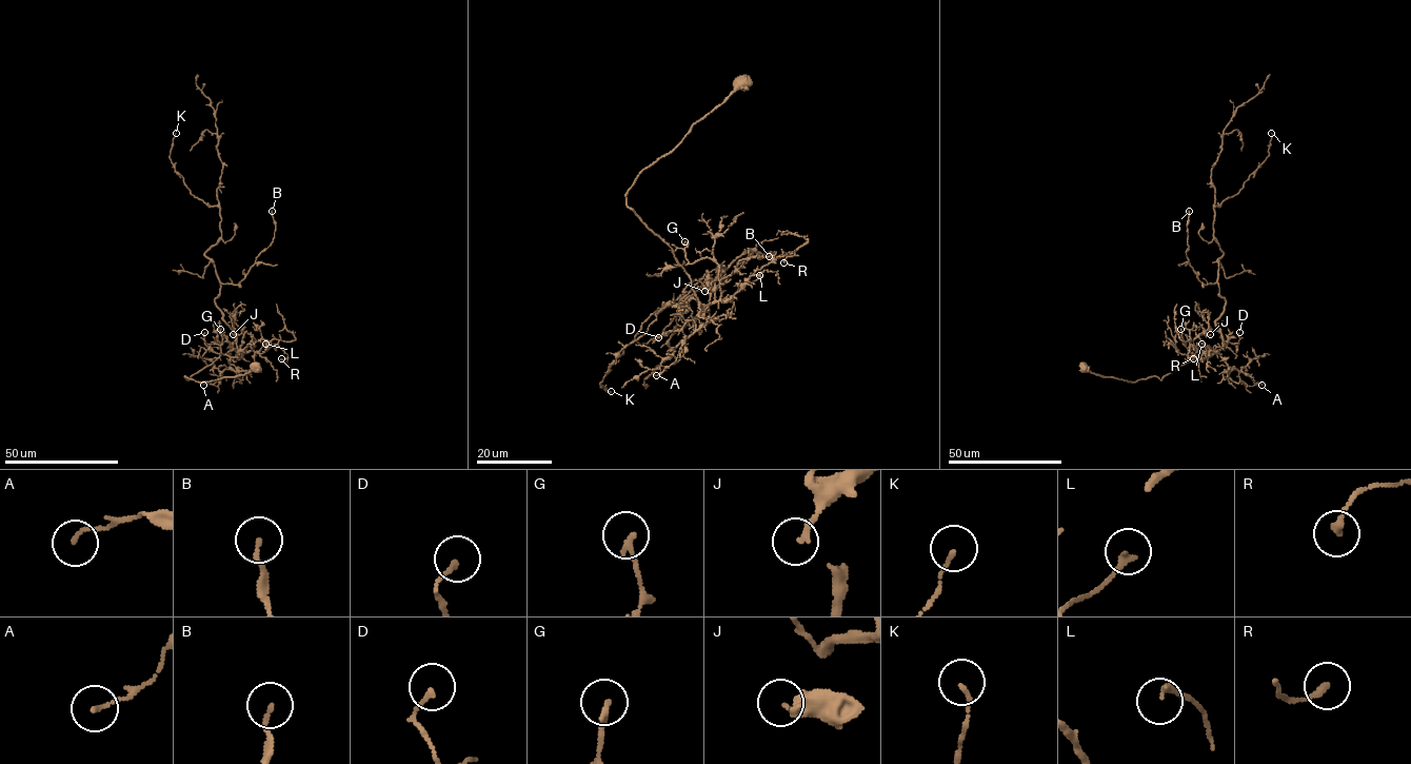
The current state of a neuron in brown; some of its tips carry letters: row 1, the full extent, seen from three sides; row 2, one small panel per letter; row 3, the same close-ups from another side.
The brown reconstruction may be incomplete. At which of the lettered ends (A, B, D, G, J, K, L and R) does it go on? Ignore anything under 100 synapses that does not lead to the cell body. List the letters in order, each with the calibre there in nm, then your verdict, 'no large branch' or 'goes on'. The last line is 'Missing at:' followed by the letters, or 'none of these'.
A: calibre 120 nm; no large branch
B: calibre 130 nm; no large branch
D: calibre 140 nm; no large branch
G: calibre 190 nm; no large branch
J: calibre 180 nm; no large branch
K: calibre 110 nm; no large branch
L: calibre 200 nm; no large branch
R: calibre 200 nm; no large branch
Missing at: none of these

